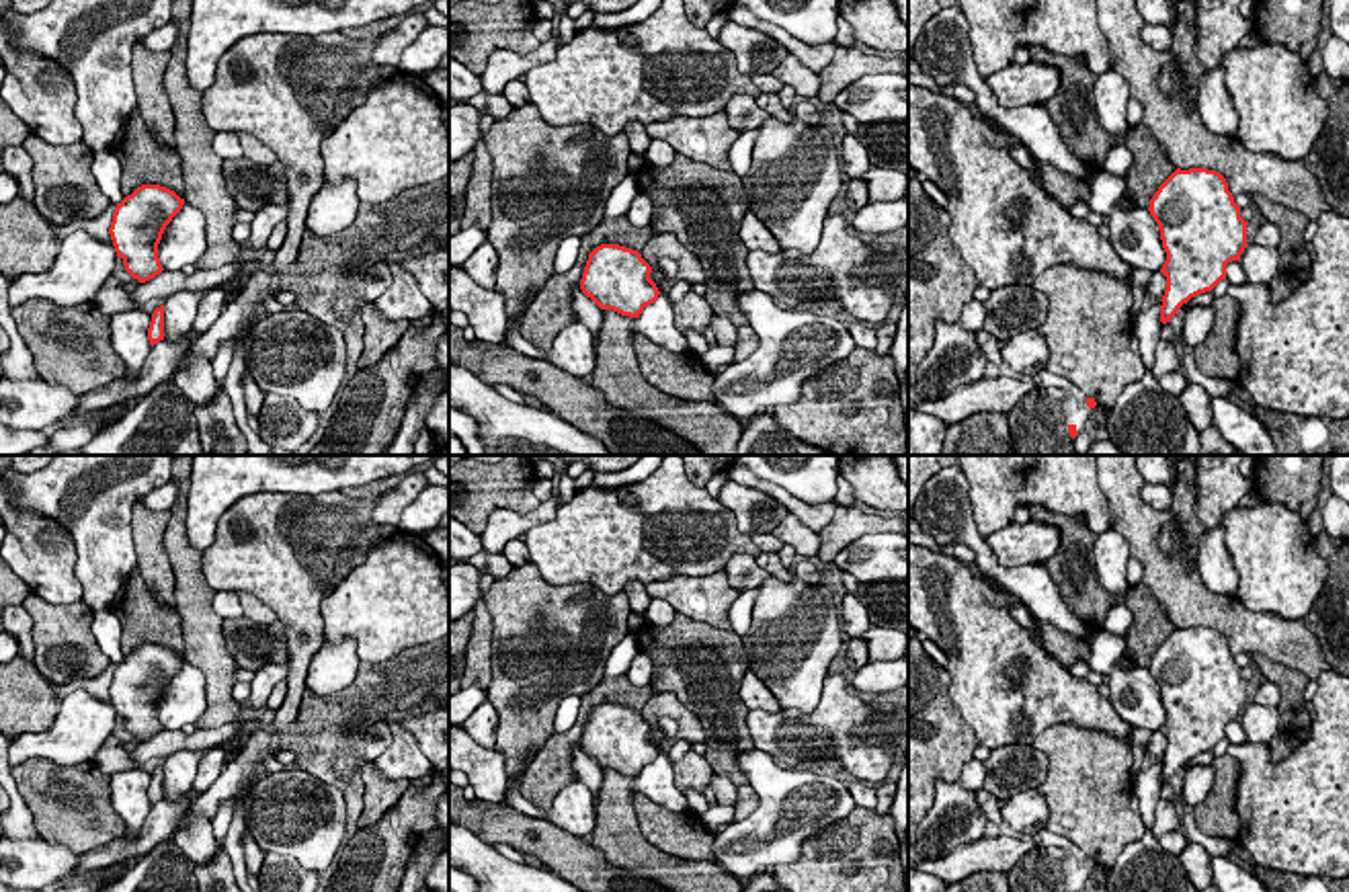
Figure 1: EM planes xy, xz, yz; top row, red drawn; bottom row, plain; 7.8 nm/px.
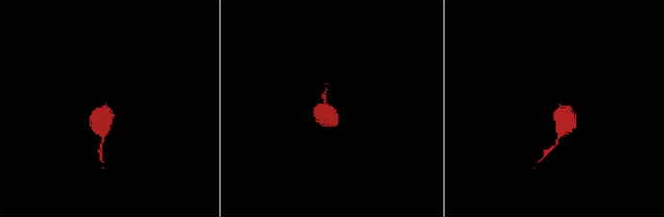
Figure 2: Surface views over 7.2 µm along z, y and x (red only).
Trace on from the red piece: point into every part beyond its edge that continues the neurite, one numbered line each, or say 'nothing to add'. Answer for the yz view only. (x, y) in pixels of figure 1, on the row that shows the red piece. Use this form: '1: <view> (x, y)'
1: yz (1038, 423)

